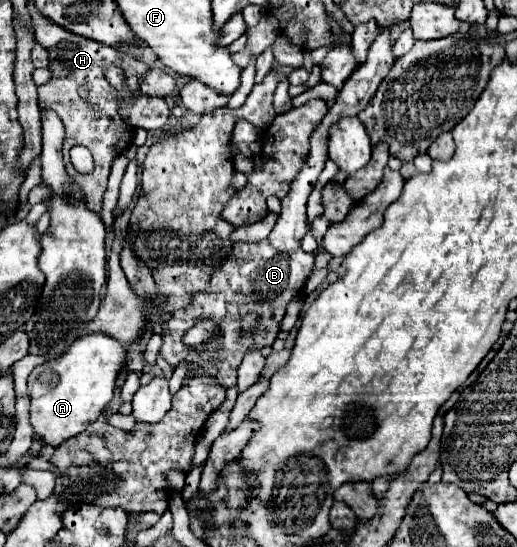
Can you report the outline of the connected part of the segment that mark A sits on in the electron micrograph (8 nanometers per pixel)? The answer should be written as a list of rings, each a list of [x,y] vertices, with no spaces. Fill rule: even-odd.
[[[90,334],[74,340],[68,352],[60,358],[36,366],[28,376],[28,396],[32,402],[30,424],[34,436],[42,438],[42,442],[52,448],[58,448],[64,440],[84,432],[112,400],[116,376],[126,364],[126,358],[128,350],[122,342],[106,334]]]

